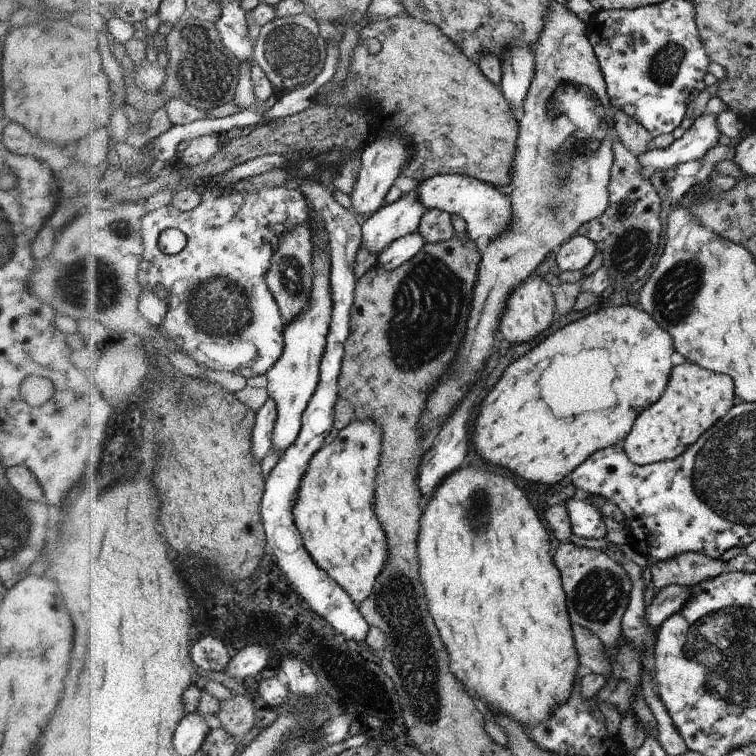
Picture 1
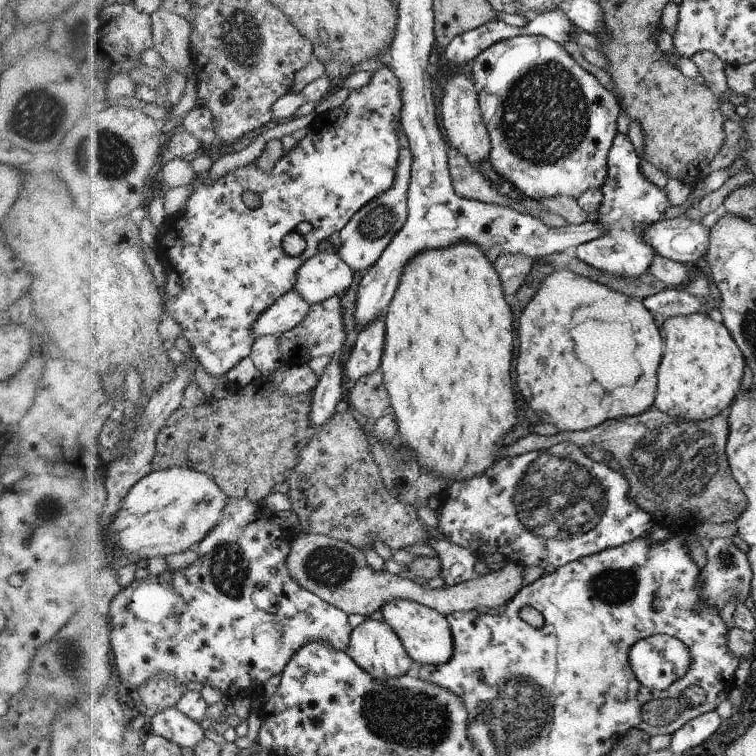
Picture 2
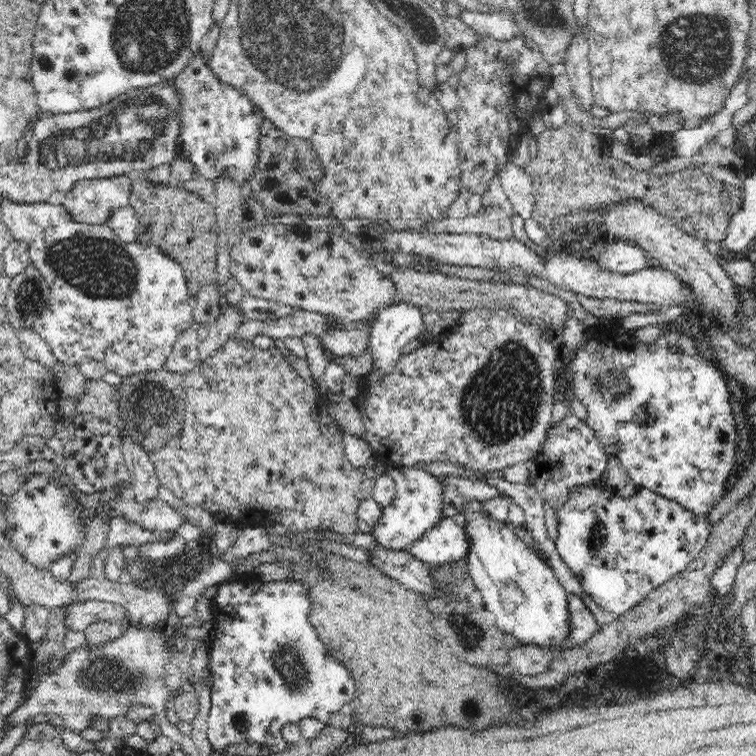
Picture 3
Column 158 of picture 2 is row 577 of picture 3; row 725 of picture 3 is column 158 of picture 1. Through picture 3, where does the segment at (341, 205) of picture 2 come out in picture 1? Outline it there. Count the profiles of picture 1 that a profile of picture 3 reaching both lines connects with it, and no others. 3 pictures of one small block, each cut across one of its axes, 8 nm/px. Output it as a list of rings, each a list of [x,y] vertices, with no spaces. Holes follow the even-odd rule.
[[[213,184],[204,193],[204,200],[202,201],[200,208],[196,208],[196,210],[192,210],[192,212],[182,212],[182,210],[176,208],[175,204],[169,204],[160,207],[155,211],[150,211],[148,216],[144,217],[142,236],[144,236],[146,242],[146,254],[144,254],[144,262],[142,262],[140,282],[142,282],[144,291],[146,292],[156,292],[158,286],[164,286],[167,289],[168,295],[165,298],[165,301],[168,303],[169,310],[167,317],[163,320],[160,328],[167,338],[172,339],[172,341],[177,344],[177,347],[181,347],[189,357],[198,362],[198,348],[202,350],[202,338],[200,338],[200,332],[196,330],[196,324],[198,324],[200,328],[204,328],[208,334],[212,334],[212,336],[228,336],[228,334],[232,334],[232,336],[230,336],[230,346],[232,346],[232,368],[230,368],[230,370],[234,370],[236,374],[240,374],[247,380],[250,380],[253,377],[261,375],[267,376],[268,372],[270,372],[270,370],[272,370],[272,368],[274,368],[274,366],[276,366],[276,364],[282,359],[282,356],[285,356],[285,347],[287,344],[285,332],[288,328],[288,322],[283,318],[275,294],[270,288],[269,272],[270,268],[272,268],[274,256],[276,256],[278,250],[280,250],[280,244],[284,236],[286,236],[288,232],[292,232],[294,228],[306,224],[306,222],[312,223],[313,217],[310,212],[310,202],[308,202],[308,197],[302,192],[302,190],[300,190],[300,188],[294,186],[282,186],[282,188],[264,188],[264,190],[258,190],[258,192],[231,192],[232,189],[233,186],[230,186],[230,188],[222,188],[222,186],[216,186],[216,184]],[[168,228],[180,228],[182,232],[186,232],[186,236],[189,238],[189,243],[188,248],[186,248],[184,252],[177,255],[162,252],[162,248],[160,248],[160,236],[162,236],[162,232],[168,230]],[[198,282],[206,282],[206,284],[200,284],[200,288],[198,288],[198,304],[196,304],[196,292],[194,292],[194,288],[196,288]]]

